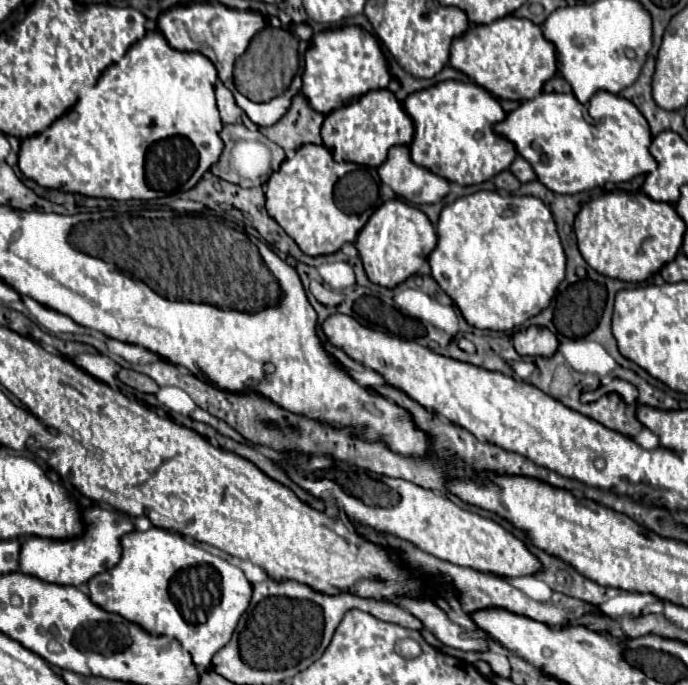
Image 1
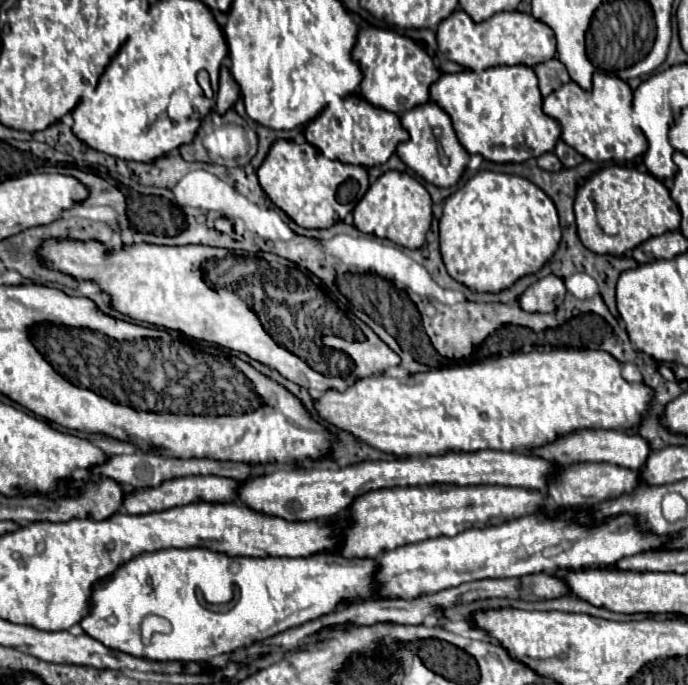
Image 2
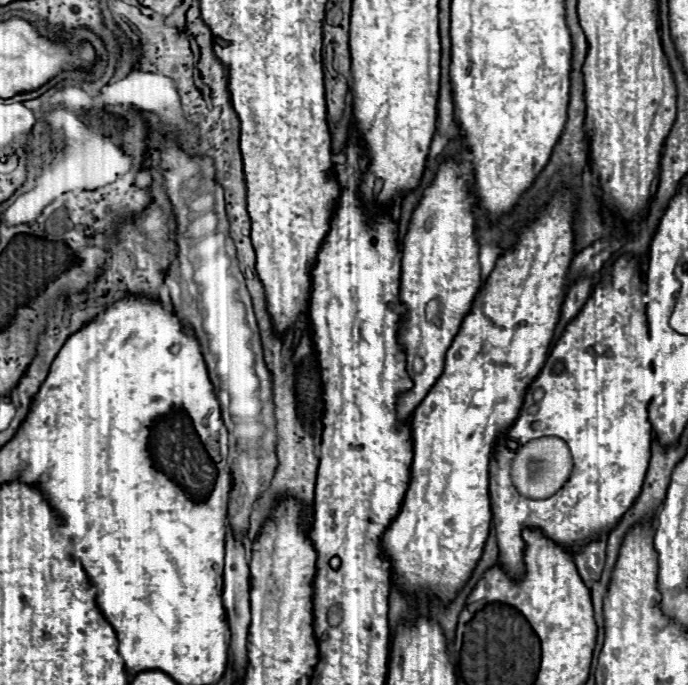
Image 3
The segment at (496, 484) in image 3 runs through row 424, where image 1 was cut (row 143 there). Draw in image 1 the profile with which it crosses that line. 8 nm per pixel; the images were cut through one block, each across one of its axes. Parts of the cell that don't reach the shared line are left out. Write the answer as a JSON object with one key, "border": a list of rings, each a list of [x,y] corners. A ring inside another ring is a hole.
{"border":[[[597,92],[589,101],[590,118],[584,116],[584,104],[574,94],[550,94],[552,114],[548,114],[548,94],[540,94],[522,102],[512,110],[506,120],[494,126],[494,132],[504,136],[516,146],[516,152],[534,168],[538,180],[556,194],[578,194],[592,190],[606,182],[626,182],[640,174],[656,170],[656,160],[650,156],[652,134],[646,118],[638,108],[610,92]],[[546,158],[546,162],[542,160]],[[568,168],[574,180],[558,180],[556,170]]]}

